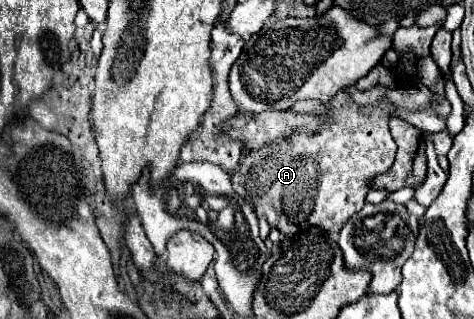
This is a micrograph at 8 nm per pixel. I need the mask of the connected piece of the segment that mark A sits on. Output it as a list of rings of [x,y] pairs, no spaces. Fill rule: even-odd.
[[[348,89],[338,91],[338,95],[330,99],[326,115],[322,115],[326,121],[322,131],[314,135],[308,131],[294,131],[288,141],[282,139],[282,143],[268,143],[258,151],[250,151],[238,165],[238,171],[232,173],[234,191],[254,207],[258,217],[264,217],[270,227],[276,227],[282,235],[296,235],[310,225],[324,231],[340,231],[350,215],[364,207],[372,181],[386,173],[394,163],[396,143],[388,129],[388,119],[394,109],[396,107],[388,97],[380,97],[372,105],[358,105],[352,101]]]

